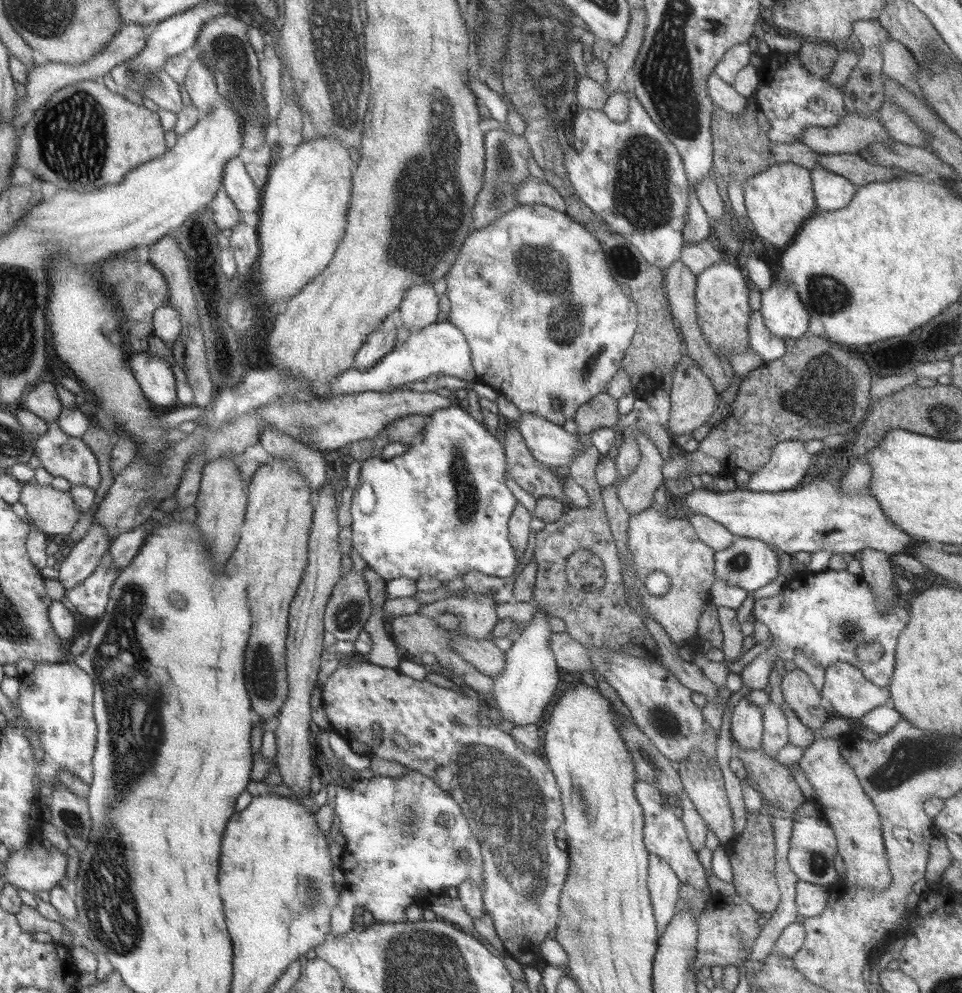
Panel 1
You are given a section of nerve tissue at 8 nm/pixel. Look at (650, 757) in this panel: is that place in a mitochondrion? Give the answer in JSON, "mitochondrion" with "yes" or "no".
{"mitochondrion":"yes"}

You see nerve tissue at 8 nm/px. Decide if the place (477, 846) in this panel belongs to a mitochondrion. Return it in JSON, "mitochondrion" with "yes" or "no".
{"mitochondrion":"yes"}

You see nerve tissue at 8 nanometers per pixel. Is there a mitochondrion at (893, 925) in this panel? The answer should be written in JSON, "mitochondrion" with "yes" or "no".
{"mitochondrion":"no"}

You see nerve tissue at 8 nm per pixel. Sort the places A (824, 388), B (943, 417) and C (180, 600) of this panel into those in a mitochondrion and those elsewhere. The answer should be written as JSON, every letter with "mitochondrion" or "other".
{"A":"mitochondrion","B":"mitochondrion","C":"mitochondrion"}

